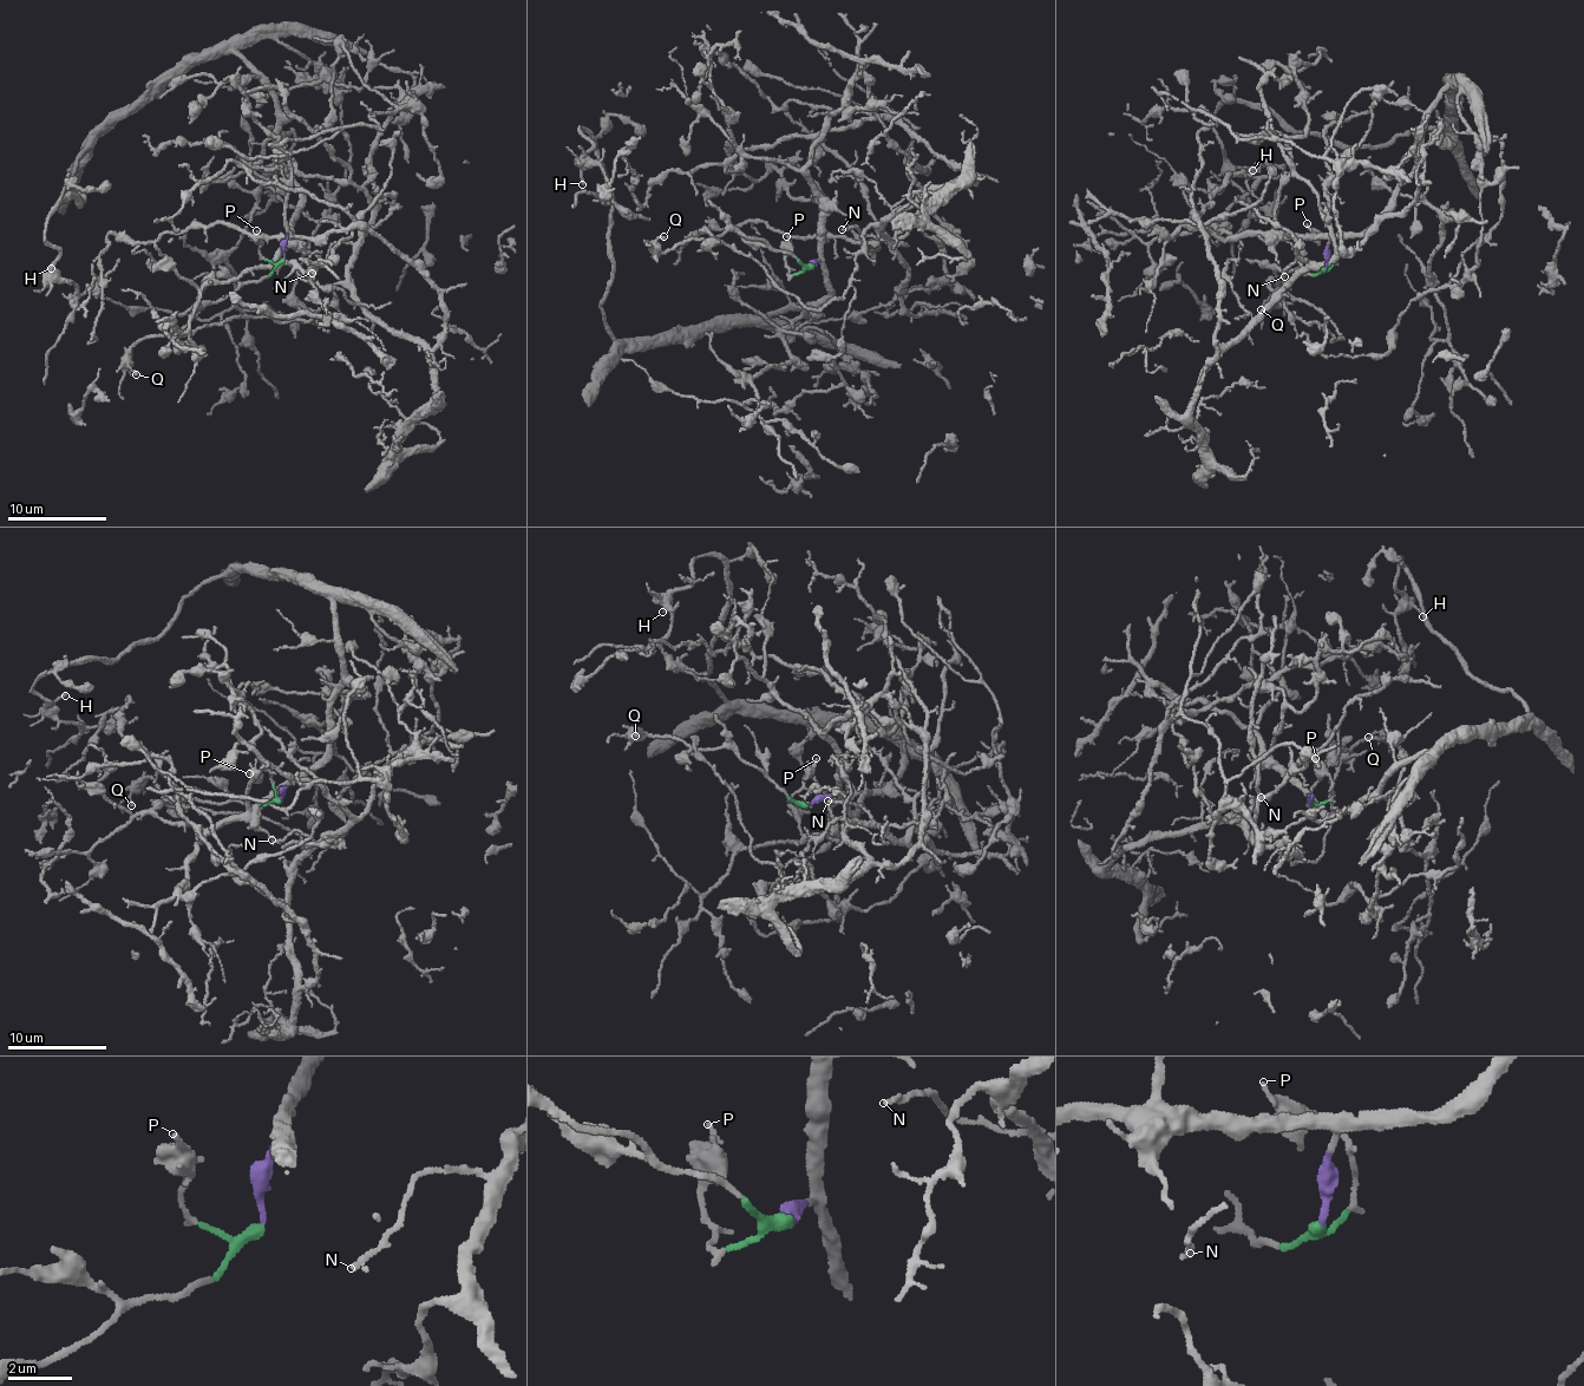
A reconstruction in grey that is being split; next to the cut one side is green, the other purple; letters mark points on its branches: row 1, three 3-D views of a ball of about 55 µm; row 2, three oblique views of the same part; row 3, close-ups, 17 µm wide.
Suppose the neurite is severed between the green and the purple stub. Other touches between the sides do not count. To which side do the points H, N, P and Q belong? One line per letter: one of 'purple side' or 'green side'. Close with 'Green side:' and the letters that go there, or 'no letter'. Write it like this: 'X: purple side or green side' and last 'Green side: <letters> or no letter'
H: purple side
N: purple side
P: green side
Q: green side
Green side: P, Q

